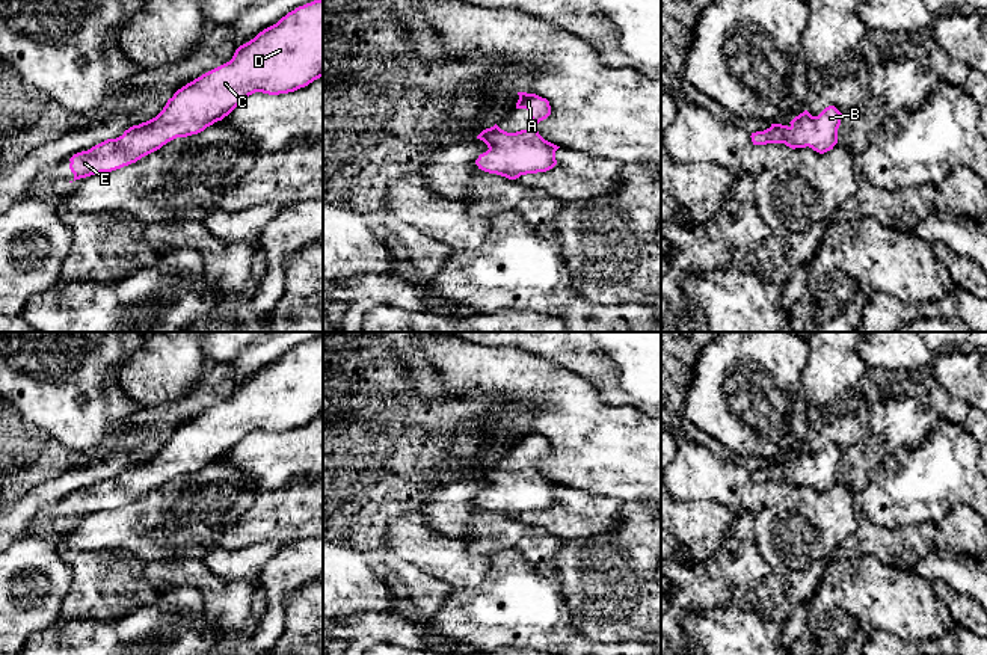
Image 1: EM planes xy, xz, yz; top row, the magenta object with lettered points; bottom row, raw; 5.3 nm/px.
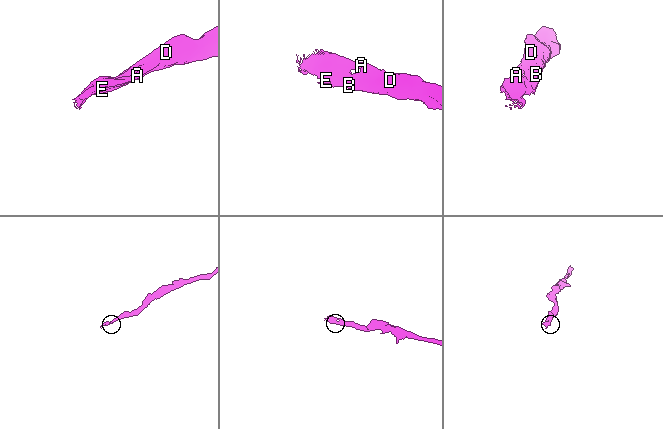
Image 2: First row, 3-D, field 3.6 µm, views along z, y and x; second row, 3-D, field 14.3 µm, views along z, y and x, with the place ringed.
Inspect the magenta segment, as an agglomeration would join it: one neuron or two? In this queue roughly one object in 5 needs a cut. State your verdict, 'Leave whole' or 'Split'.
Leave whole

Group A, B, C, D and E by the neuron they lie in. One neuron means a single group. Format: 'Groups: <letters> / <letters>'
Groups: A B C D E

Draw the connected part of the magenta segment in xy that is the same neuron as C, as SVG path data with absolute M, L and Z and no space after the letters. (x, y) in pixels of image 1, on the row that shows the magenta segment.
M323 0L296 8L276 24L240 45L232 59L187 83L168 100L152 119L133 125L116 139L107 139L69 158L74 180L112 172L136 163L177 137L187 137L228 116L249 95L294 92L323 77Z

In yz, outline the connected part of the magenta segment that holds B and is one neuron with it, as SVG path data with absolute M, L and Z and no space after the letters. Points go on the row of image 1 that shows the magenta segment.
M835 106L826 107L818 116L804 110L789 122L789 127L771 124L770 128L752 133L750 137L753 145L785 143L792 149L809 146L824 154L838 143L841 115Z

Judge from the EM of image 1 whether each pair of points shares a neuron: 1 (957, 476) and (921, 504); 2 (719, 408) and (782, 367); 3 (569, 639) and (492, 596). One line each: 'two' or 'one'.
1: one
2: one
3: one

